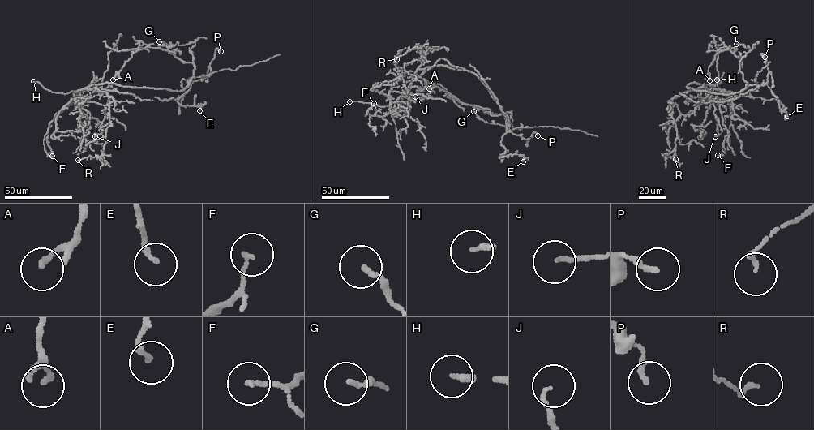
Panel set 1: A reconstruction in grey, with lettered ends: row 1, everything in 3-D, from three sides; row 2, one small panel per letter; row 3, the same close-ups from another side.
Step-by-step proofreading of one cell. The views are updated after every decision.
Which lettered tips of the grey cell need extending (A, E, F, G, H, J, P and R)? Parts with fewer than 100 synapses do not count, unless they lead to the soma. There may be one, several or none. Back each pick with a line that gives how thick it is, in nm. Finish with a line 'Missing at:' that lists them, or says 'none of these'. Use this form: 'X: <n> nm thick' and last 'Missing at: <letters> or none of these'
H: 180 nm thick
Missing at: H

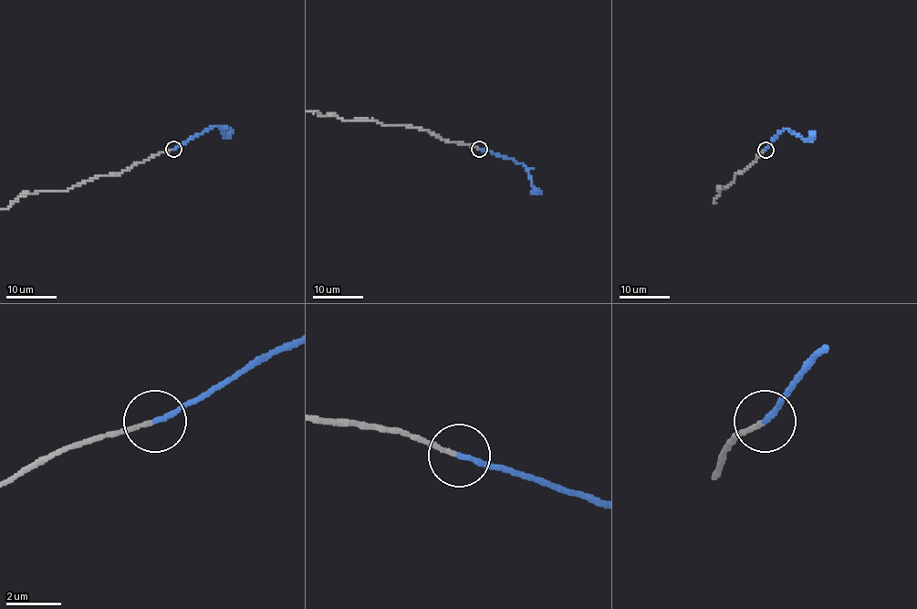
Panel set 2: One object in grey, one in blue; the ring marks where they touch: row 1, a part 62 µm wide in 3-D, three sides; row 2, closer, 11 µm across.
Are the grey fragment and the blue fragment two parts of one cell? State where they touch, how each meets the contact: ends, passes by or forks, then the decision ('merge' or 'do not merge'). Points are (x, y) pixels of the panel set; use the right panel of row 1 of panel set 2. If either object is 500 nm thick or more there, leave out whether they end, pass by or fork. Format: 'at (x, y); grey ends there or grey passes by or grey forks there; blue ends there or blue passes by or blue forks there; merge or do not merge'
at (765, 150); grey ends there; blue ends there; merge

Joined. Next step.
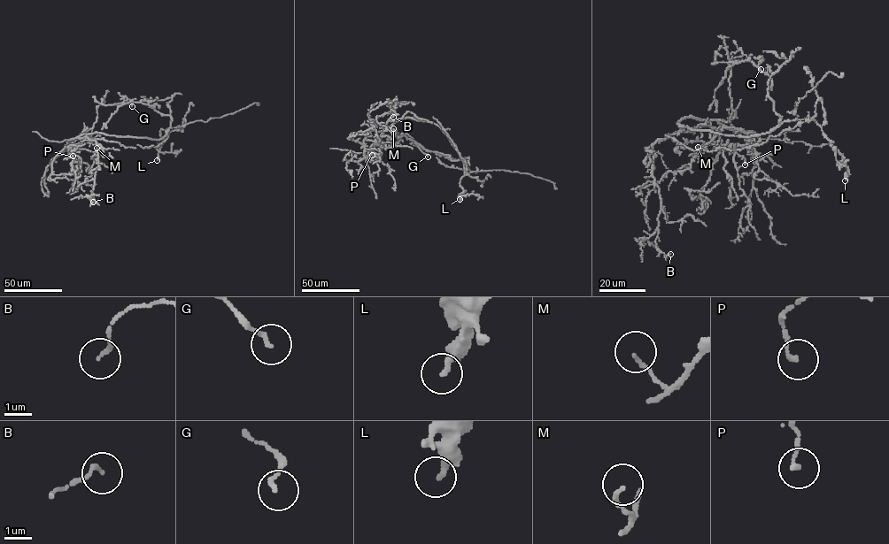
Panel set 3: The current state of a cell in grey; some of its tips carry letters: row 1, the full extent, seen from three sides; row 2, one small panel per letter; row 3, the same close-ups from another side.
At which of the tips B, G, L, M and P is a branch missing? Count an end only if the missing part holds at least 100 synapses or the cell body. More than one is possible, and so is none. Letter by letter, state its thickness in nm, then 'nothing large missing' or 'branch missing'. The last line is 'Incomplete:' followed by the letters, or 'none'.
B: 140 nm thick; nothing large missing
G: 150 nm thick; nothing large missing
L: 280 nm thick; nothing large missing
M: 120 nm thick; nothing large missing
P: 160 nm thick; nothing large missing
Incomplete: none

